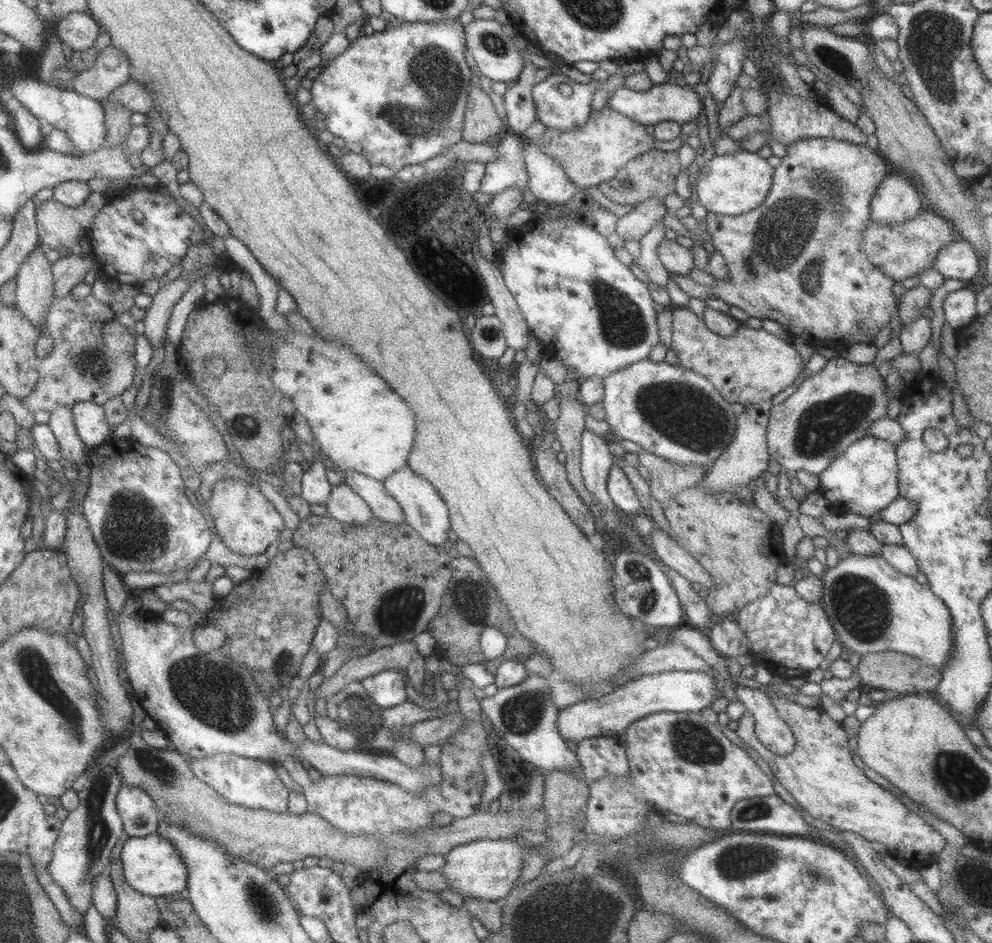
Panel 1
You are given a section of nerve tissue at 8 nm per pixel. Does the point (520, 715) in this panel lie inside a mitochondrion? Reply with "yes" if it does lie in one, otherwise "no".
yes

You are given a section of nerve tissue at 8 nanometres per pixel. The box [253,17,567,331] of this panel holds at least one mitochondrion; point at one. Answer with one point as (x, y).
(437, 69)

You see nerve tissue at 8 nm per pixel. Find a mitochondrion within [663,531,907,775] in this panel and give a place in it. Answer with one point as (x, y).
(862, 609)

